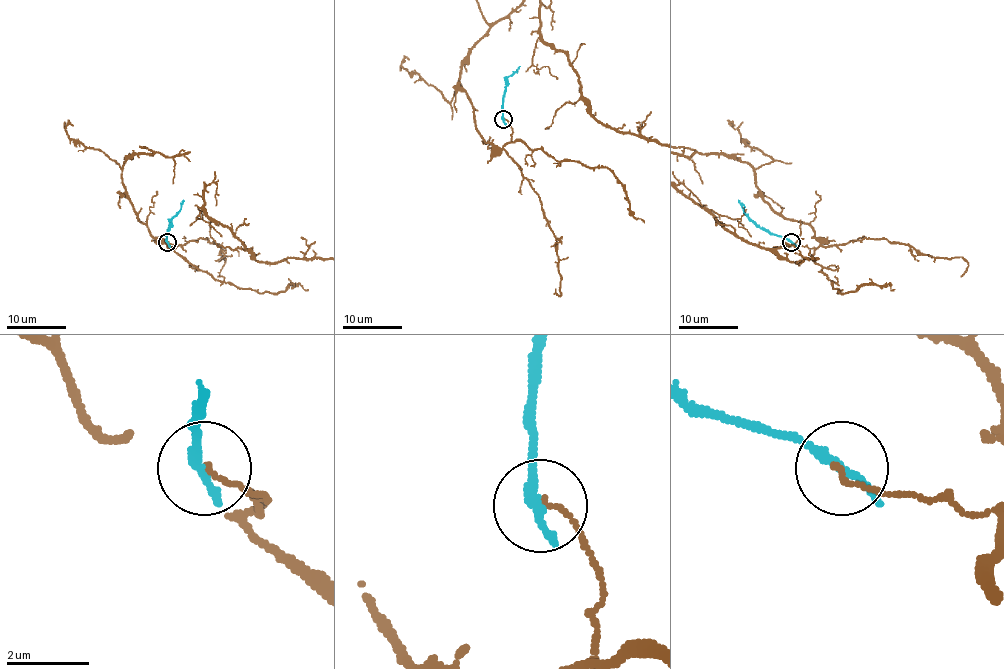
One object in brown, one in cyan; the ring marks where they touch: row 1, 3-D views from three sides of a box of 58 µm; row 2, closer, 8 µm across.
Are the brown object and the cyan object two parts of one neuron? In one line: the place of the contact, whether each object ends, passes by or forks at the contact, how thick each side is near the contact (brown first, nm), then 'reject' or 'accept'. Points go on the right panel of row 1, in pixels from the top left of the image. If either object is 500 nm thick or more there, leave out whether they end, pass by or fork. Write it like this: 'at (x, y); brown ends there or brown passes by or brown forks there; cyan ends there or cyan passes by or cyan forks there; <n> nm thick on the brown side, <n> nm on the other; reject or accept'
at (791, 242); brown ends there; cyan passes by; 130 nm thick on the brown side, 170 nm on the other; reject

